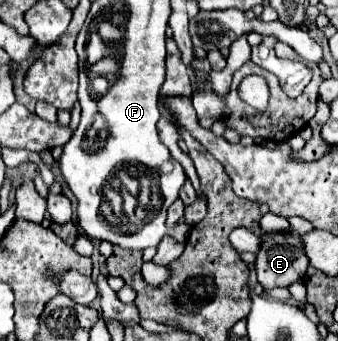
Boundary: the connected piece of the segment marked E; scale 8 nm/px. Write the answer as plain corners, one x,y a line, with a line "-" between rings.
262,232
260,250
256,254
256,274
264,290
274,286
290,286
304,278
308,258
302,250
302,236
290,232

